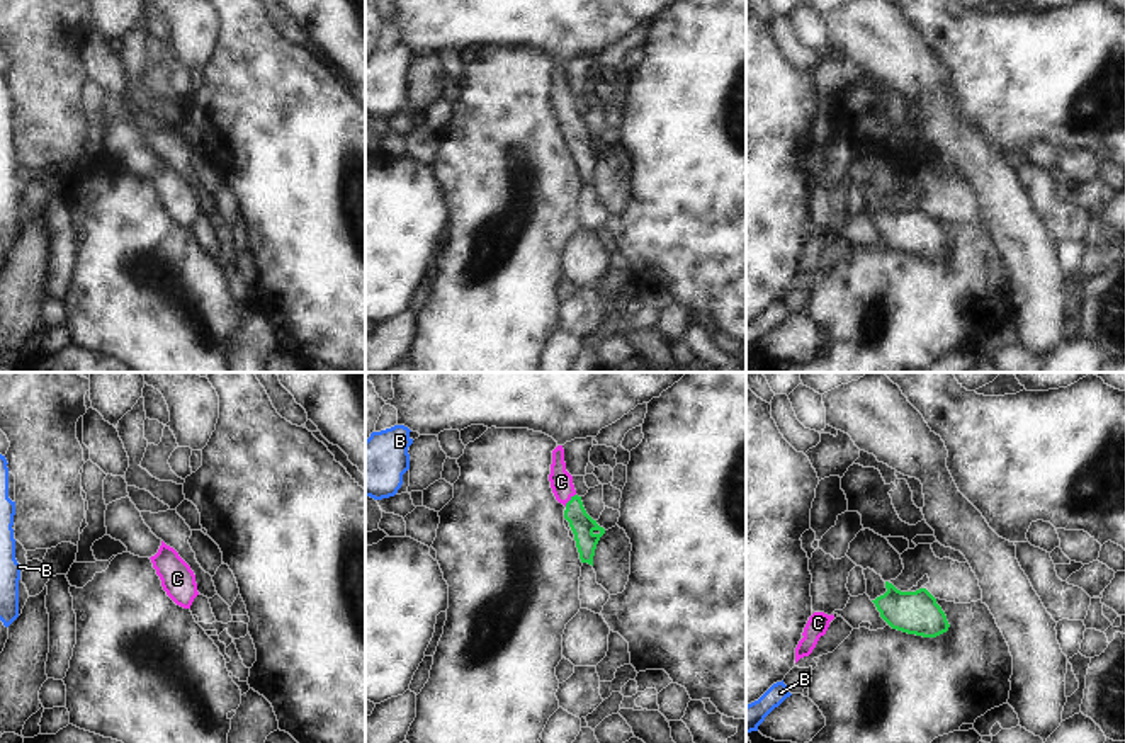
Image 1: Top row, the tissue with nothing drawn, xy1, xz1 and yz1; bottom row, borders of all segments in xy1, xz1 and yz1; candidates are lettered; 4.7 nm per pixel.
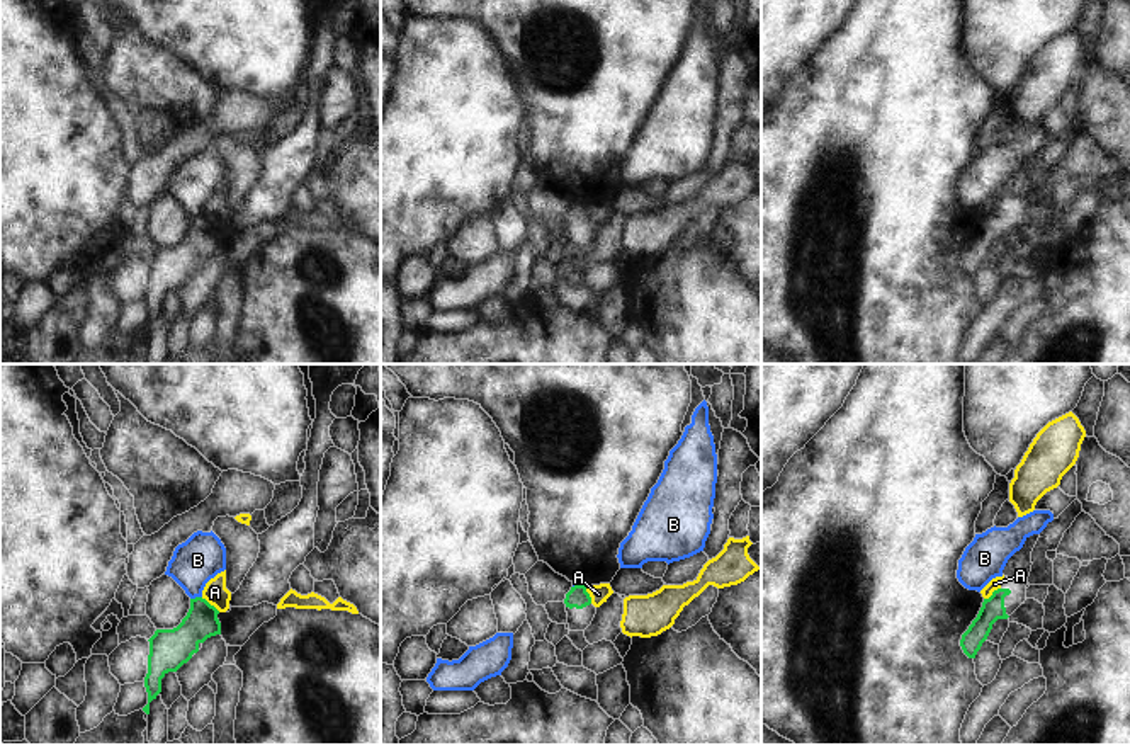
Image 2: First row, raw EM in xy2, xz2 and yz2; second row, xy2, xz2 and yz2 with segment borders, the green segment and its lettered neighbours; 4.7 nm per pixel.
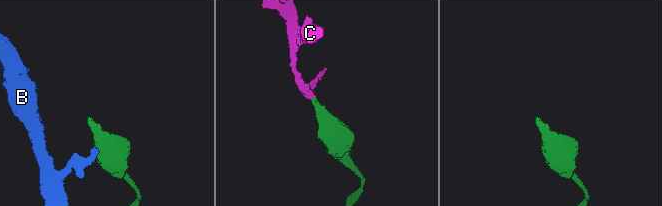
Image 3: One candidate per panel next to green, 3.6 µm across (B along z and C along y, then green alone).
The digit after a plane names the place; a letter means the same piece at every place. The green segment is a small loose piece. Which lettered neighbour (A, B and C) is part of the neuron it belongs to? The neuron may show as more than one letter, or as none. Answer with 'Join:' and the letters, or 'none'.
Join: C

